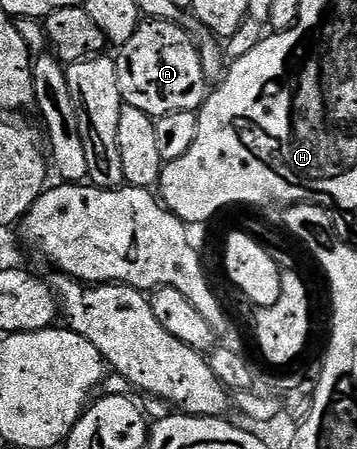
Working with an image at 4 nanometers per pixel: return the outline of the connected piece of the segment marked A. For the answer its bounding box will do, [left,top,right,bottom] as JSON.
[117,20,208,118]

